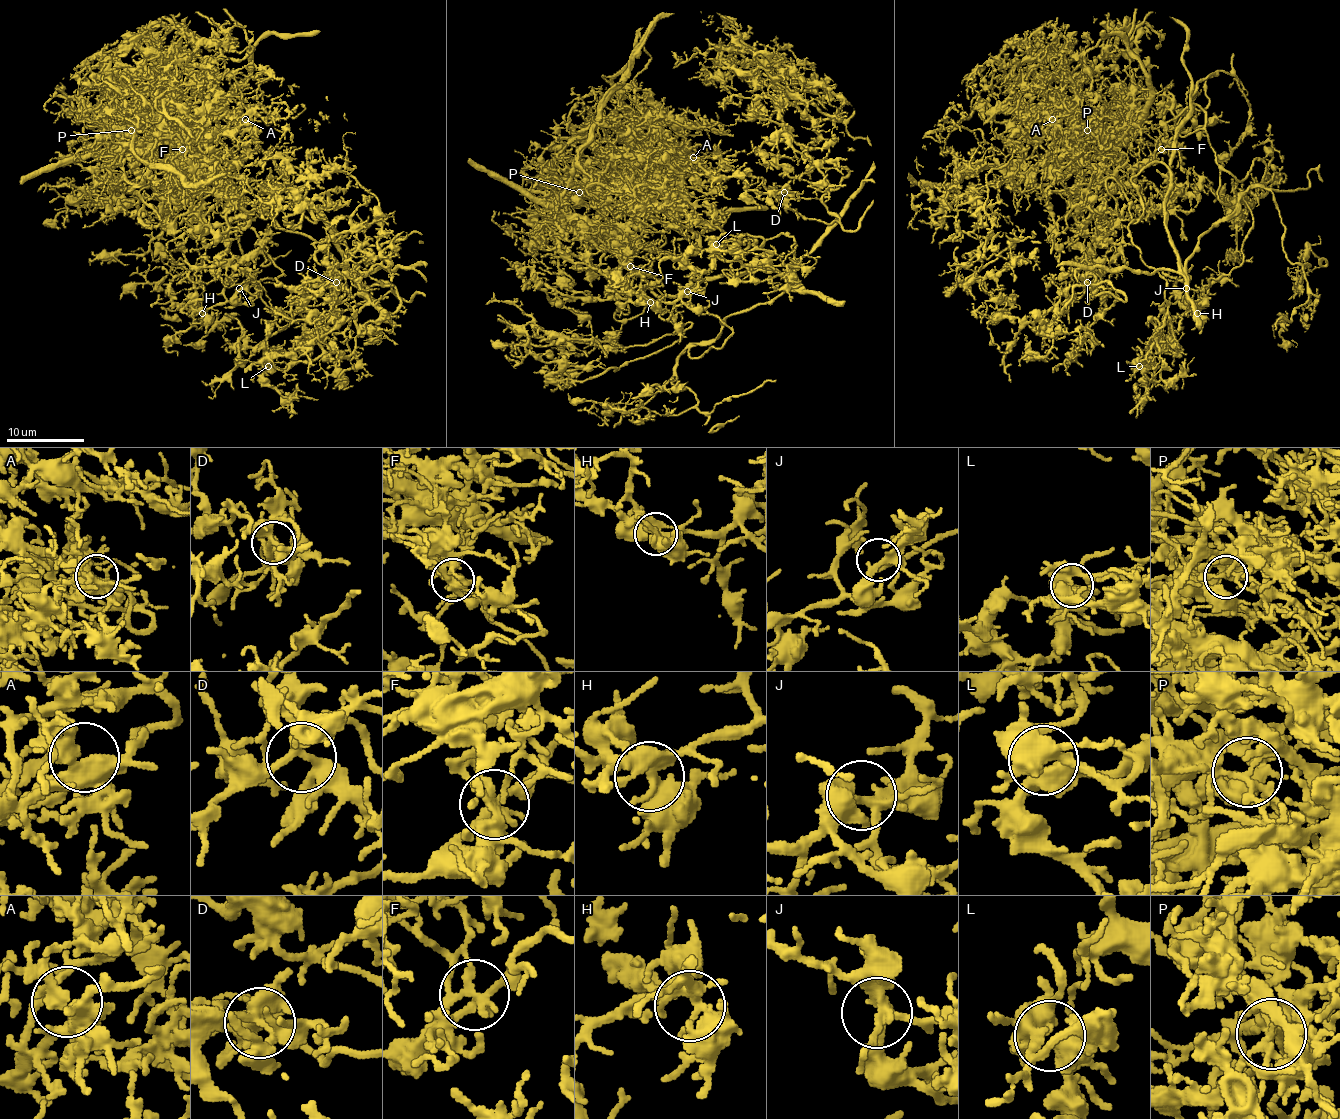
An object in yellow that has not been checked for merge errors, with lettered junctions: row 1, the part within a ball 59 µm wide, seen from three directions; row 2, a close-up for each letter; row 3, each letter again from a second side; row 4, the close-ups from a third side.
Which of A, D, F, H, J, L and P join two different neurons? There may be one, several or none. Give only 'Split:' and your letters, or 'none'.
Split: F, P

